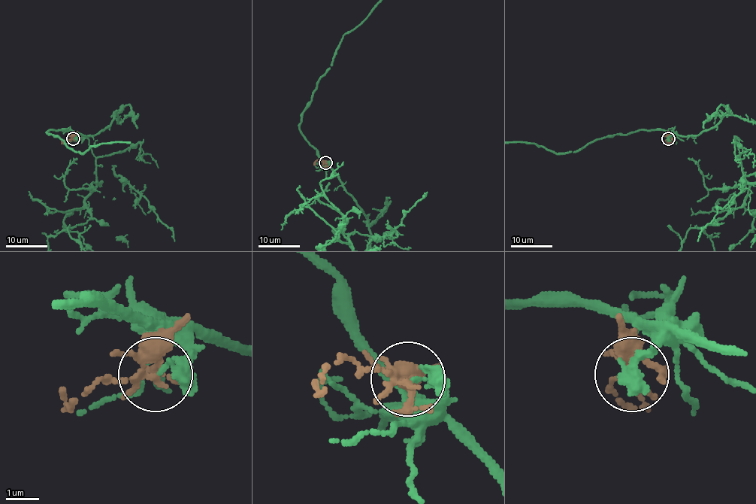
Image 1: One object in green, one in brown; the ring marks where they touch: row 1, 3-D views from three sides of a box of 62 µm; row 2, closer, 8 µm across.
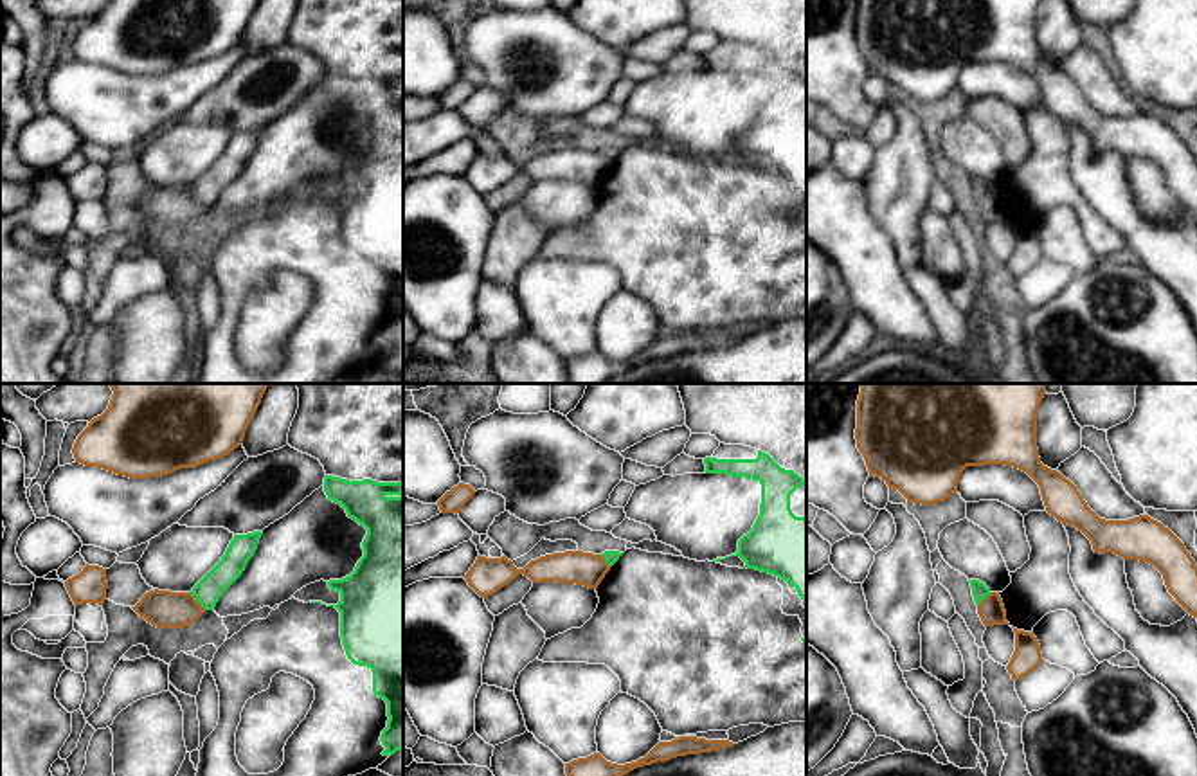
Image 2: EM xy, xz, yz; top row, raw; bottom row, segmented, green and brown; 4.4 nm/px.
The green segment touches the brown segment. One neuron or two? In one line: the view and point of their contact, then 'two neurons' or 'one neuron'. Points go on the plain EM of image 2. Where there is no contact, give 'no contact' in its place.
contact xy (198, 198); two neurons

